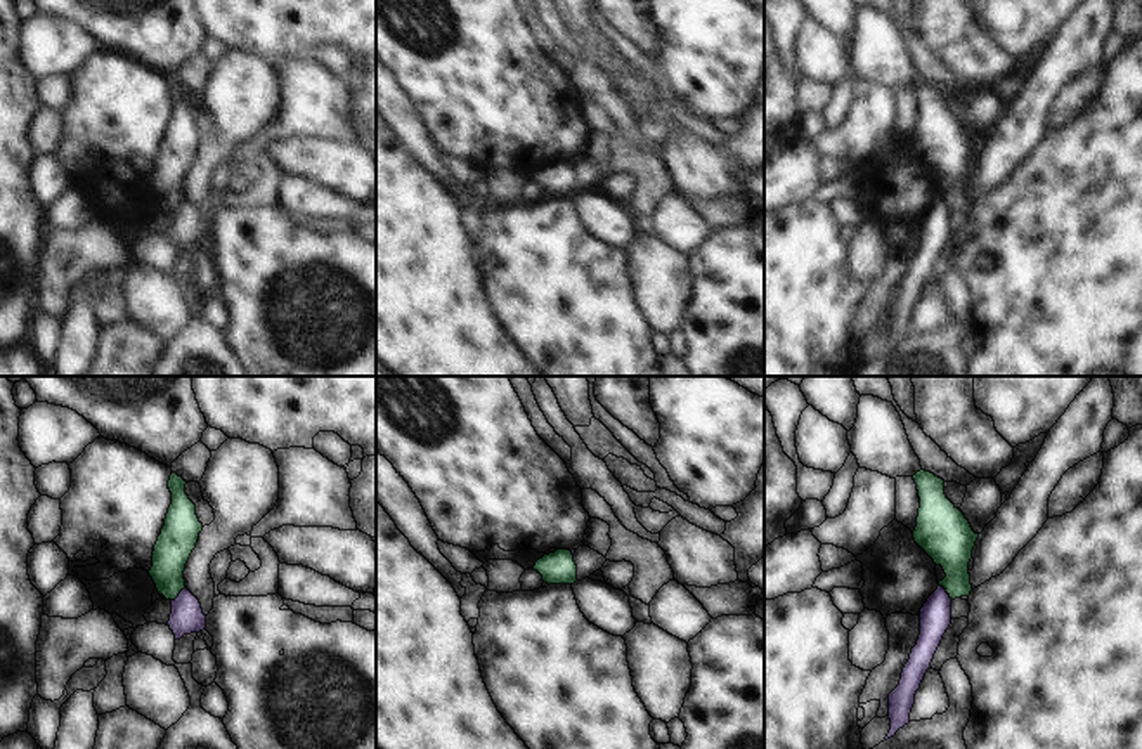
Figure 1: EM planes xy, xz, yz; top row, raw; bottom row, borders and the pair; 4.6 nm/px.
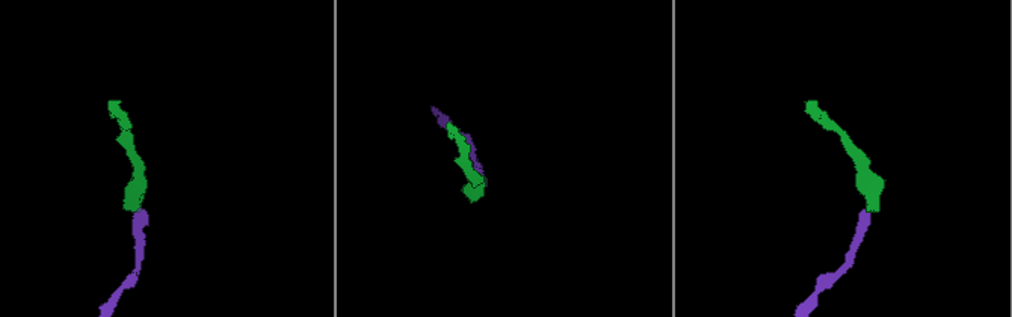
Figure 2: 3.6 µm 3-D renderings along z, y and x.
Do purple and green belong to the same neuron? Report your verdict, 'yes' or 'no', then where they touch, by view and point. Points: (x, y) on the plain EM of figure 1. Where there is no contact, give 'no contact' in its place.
no; contact yz (945, 203)

